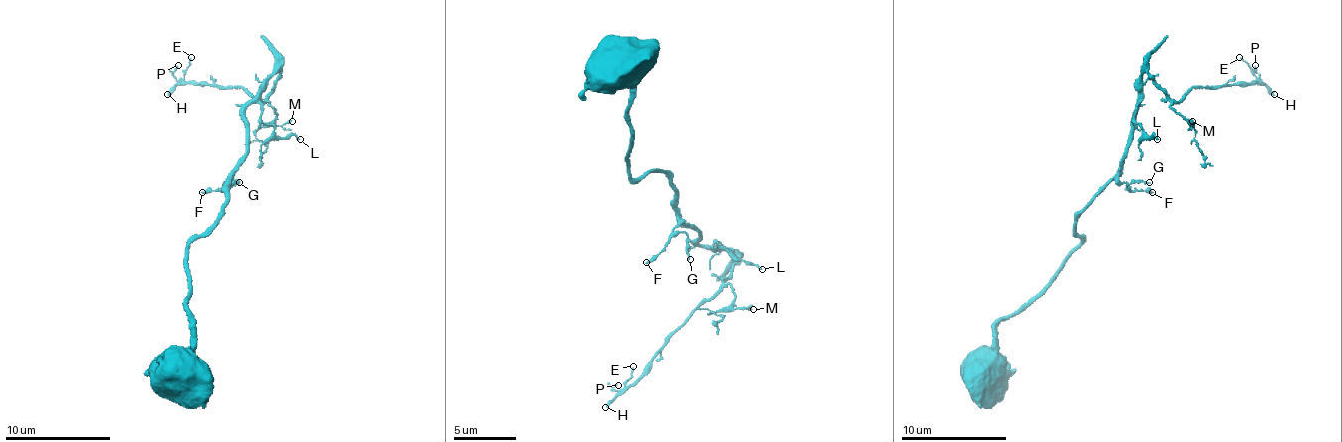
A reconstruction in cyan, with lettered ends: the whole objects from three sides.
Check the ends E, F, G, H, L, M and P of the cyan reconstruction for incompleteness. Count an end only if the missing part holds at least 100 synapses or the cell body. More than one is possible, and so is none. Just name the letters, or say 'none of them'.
none of them

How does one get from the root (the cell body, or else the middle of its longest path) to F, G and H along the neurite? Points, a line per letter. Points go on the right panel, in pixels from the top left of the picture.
F: (977, 375), (964, 370), (993, 343), (993, 327), (1017, 314), (1080, 243), (1078, 214), (1112, 179), (1152, 192)
G: (977, 375), (964, 370), (993, 343), (993, 327), (1017, 314), (1080, 243), (1078, 214), (1112, 179), (1149, 182)
H: (977, 375), (993, 327), (1080, 243), (1144, 73), (1173, 102), (1274, 94)

